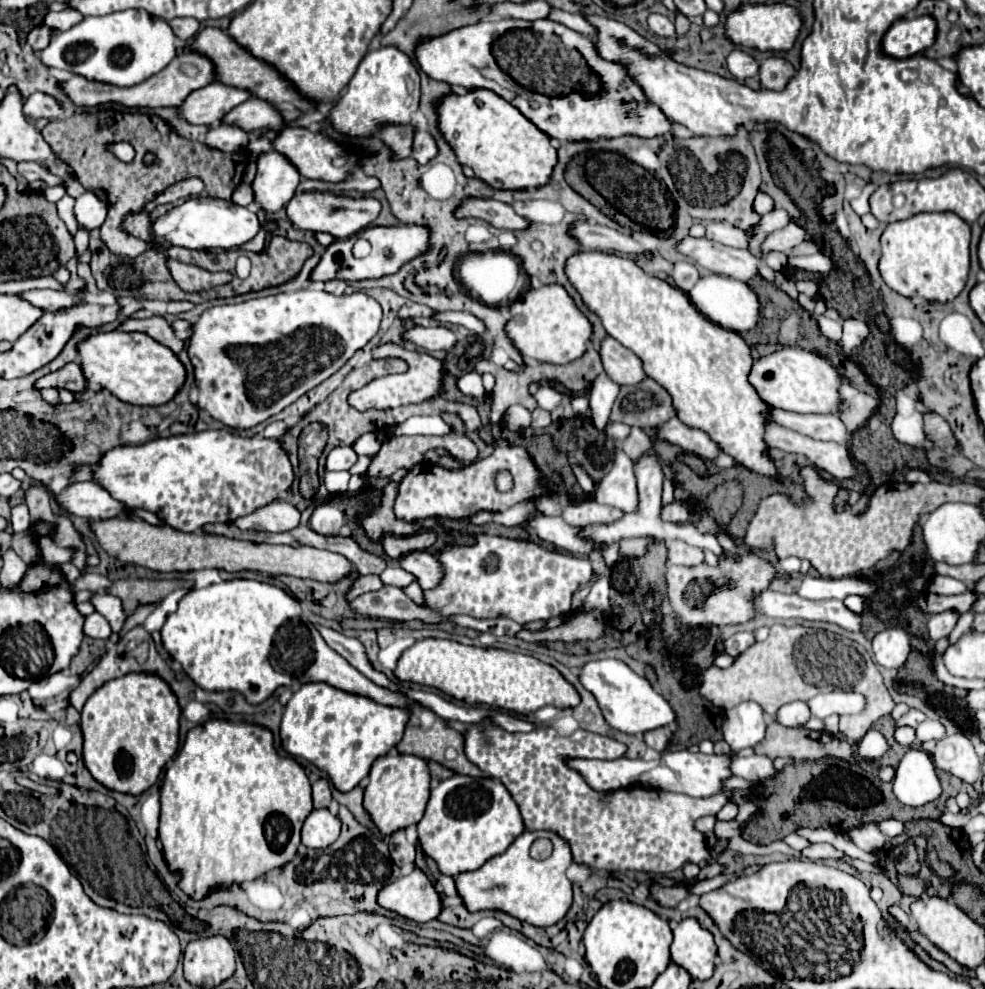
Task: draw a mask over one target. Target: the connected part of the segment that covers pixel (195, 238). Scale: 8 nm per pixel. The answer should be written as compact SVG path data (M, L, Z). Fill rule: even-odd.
M194 197L168 213L158 217L152 223L152 235L156 241L164 241L168 245L186 247L186 249L236 249L242 243L250 241L260 229L258 217L248 207L240 207L232 201L218 201L214 197Z

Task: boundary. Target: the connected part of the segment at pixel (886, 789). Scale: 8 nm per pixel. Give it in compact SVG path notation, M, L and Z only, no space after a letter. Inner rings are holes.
M822 757L822 761L796 761L794 765L786 765L780 775L776 773L776 789L766 797L764 809L760 801L762 813L758 817L750 817L750 823L746 823L742 829L742 837L756 845L768 845L786 837L796 827L844 827L846 831L864 821L880 821L890 817L904 823L912 819L936 819L944 811L944 801L962 789L962 781L958 781L958 777L940 769L936 769L936 775L944 787L942 795L922 807L908 807L896 799L892 793L892 783L880 781L874 773L864 771L854 761L842 761L836 757Z

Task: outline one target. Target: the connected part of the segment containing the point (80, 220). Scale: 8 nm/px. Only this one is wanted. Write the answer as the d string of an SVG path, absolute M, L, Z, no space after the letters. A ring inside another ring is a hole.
M84 191L80 197L76 197L74 217L78 229L86 229L86 231L100 229L102 221L106 219L106 203L100 201L92 191Z

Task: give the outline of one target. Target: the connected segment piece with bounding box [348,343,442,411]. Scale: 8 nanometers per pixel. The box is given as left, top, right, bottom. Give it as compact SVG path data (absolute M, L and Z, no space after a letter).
M386 343L374 349L376 357L400 357L404 359L410 369L402 375L388 375L382 379L372 379L368 385L352 391L348 395L348 403L358 409L358 411L366 411L366 409L392 409L392 407L400 407L400 405L410 405L410 403L422 403L428 397L434 397L440 393L440 383L442 383L442 361L426 355L426 353L416 353L416 351L406 351L398 345Z

